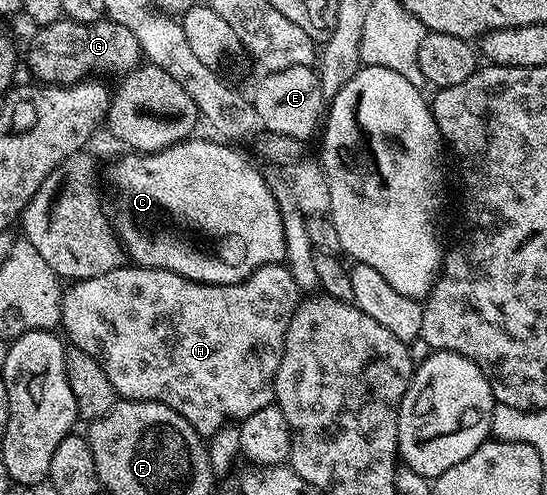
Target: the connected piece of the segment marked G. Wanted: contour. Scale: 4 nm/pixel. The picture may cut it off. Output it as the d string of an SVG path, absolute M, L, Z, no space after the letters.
M60 19L36 28L35 38L27 49L27 69L32 73L36 82L44 85L75 85L78 81L88 80L92 75L103 75L99 73L119 73L126 75L132 69L138 69L144 60L141 43L133 36L129 27L121 27L121 23L104 19L93 23L77 23Z

